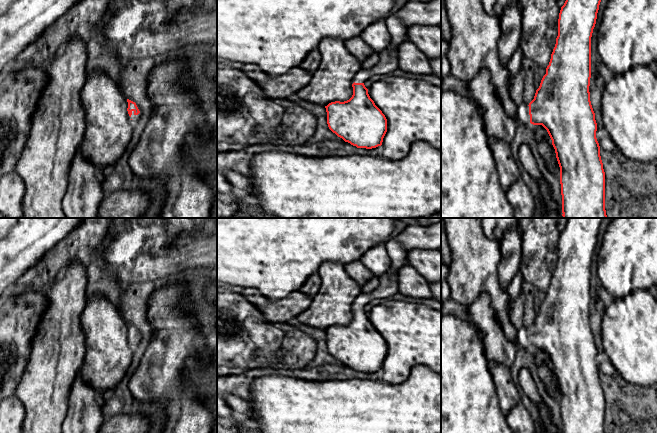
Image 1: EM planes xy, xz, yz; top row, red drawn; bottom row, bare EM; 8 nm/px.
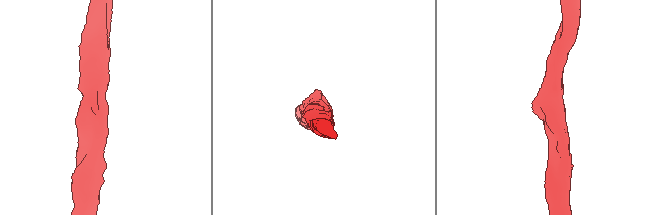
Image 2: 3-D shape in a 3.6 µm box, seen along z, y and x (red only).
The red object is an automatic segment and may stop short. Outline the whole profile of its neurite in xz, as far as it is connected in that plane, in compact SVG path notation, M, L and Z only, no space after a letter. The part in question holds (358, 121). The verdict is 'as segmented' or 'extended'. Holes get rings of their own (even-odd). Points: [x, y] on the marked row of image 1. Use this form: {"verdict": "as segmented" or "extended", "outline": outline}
{"verdict": "extended", "outline": "M399 45L395 48L388 46L379 53L379 62L376 66L368 70L361 68L354 75L354 83L352 84L353 95L349 100L331 102L325 106L329 129L345 142L357 148L372 149L382 145L383 138L387 132L387 119L370 98L364 83L374 75L386 76L399 68L398 48Z"}

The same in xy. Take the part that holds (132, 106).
{"verdict": "extended", "outline": "M127 99L127 102L128 102L128 108L127 108L128 114L131 117L132 122L135 124L135 123L139 122L141 113L135 102L133 102L129 99Z"}

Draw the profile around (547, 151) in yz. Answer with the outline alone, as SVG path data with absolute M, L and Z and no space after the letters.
M534 125L534 130L538 151L546 162L544 168L560 175L560 167L556 158L555 149L547 139L549 136L547 130L542 125Z

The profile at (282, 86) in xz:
M243 64L241 70L262 88L267 97L275 100L297 93L312 78L312 73L301 67L294 67L278 76L267 74L255 64Z

